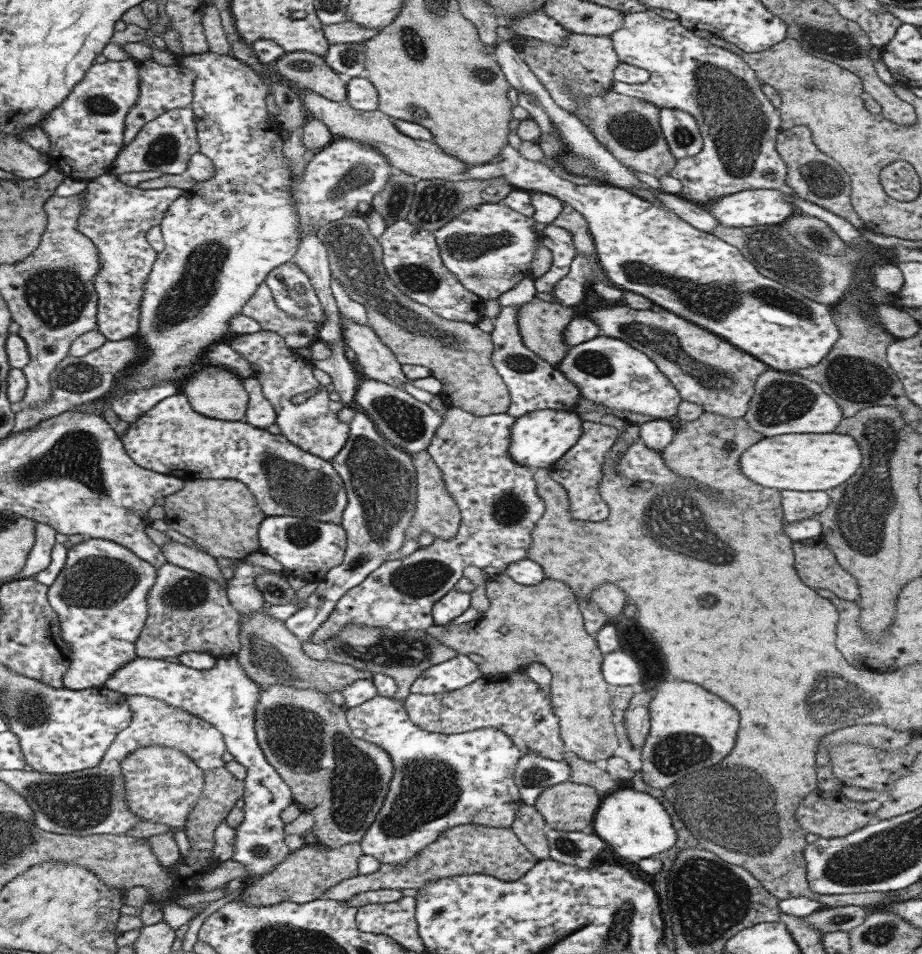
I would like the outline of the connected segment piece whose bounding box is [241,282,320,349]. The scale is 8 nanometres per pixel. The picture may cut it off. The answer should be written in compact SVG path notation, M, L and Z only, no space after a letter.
M265 282L246 301L241 314L260 324L261 330L282 336L286 345L292 349L310 348L319 341L317 335L320 327L314 321L299 319L280 310Z

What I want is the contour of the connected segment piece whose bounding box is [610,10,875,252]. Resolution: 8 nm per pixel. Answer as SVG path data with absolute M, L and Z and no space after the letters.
M646 10L642 12L634 12L634 13L626 13L624 17L624 24L622 28L619 28L617 32L611 34L611 39L613 42L613 49L617 52L619 62L624 62L631 64L632 66L637 66L638 68L642 68L649 73L649 78L645 83L642 84L626 84L626 82L614 81L612 84L612 90L618 94L625 94L629 97L636 97L646 102L652 103L654 106L658 106L661 108L677 108L678 110L683 110L693 114L693 117L696 119L696 124L703 136L703 149L700 153L695 155L694 157L684 157L677 160L677 165L671 170L672 178L677 178L682 183L682 190L679 192L679 196L685 198L686 200L696 204L701 205L704 208L704 205L708 205L709 202L713 202L713 200L717 200L718 198L722 198L723 196L728 196L729 194L737 193L741 190L756 190L756 189L776 189L784 191L789 195L793 196L794 204L797 206L798 211L804 215L808 215L811 217L818 217L820 220L824 220L830 225L830 228L834 230L834 232L840 236L842 242L845 242L847 246L853 246L862 252L870 252L870 250L874 250L874 243L867 241L864 237L862 237L862 233L855 227L850 224L845 218L840 216L836 216L832 214L829 210L814 204L813 202L804 200L800 198L795 192L793 188L787 185L786 175L787 175L787 166L785 160L781 157L781 154L776 150L776 139L777 135L781 132L781 116L778 115L775 111L774 106L766 95L762 93L762 82L757 78L755 72L750 68L750 65L737 54L726 50L725 48L713 45L709 39L700 38L698 35L694 34L693 29L687 29L685 26L680 24L678 19L669 20L660 17L658 14L654 13L654 11Z

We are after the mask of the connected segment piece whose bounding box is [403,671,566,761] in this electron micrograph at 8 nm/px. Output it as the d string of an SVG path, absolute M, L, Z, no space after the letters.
M523 671L480 677L450 692L410 693L403 704L409 720L424 730L438 734L460 734L480 727L497 728L505 732L522 753L536 753L554 761L566 760L566 746L559 735L559 718L553 711L551 696Z

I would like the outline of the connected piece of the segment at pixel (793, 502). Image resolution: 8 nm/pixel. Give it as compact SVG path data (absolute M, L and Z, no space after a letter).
M781 490L783 516L788 523L796 522L808 517L817 517L827 509L829 493L825 490L798 492L795 490Z

